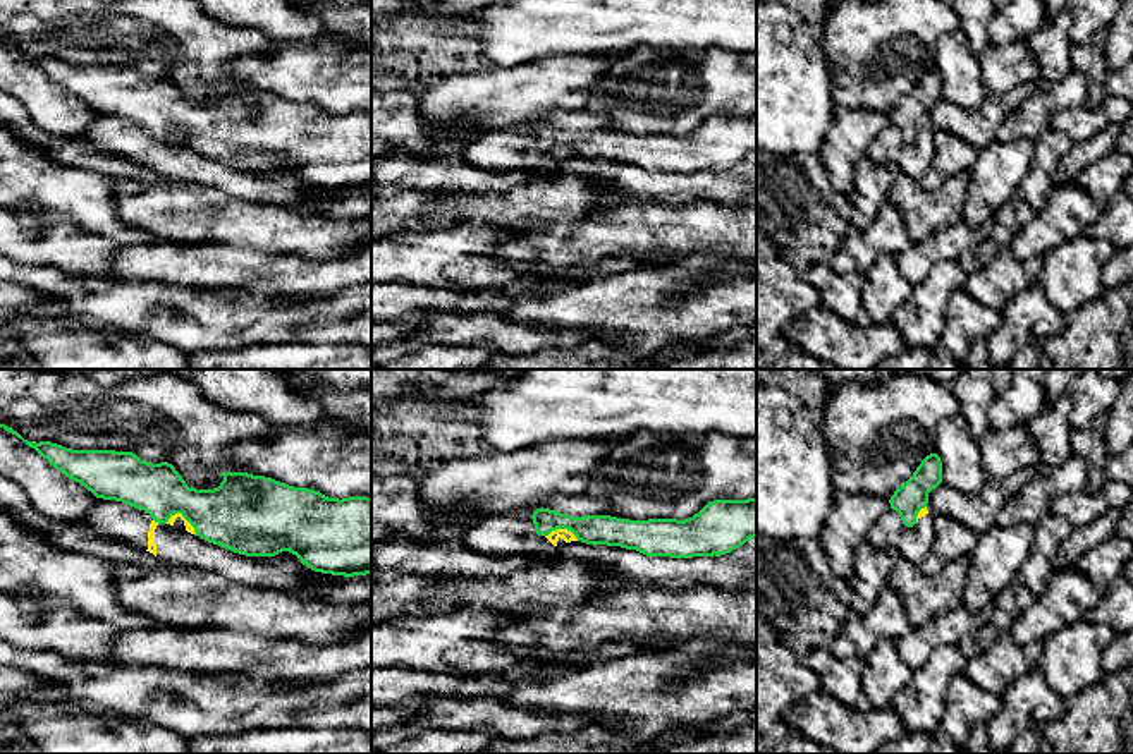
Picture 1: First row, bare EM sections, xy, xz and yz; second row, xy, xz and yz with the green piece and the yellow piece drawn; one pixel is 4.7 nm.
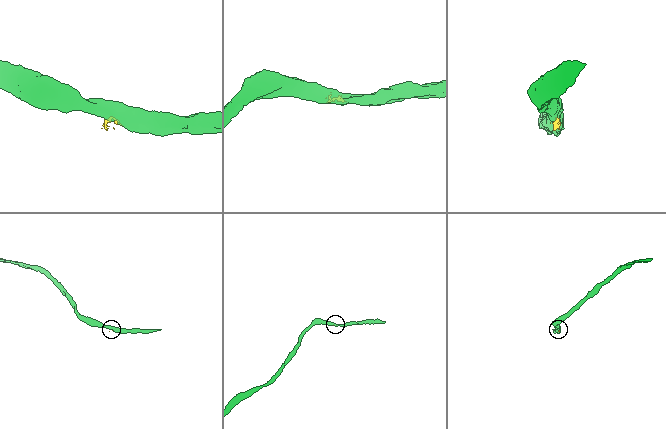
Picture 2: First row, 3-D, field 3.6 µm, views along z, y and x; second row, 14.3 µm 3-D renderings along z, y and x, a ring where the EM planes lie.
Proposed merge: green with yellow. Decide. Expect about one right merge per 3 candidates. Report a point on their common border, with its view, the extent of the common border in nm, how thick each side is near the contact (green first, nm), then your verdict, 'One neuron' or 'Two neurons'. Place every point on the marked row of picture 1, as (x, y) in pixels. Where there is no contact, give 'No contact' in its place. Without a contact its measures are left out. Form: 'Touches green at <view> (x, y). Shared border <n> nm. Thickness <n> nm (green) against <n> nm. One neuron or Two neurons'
Touches green at xy (183, 516). Shared border 160 nm. Thickness 320 nm (green) against 40 nm. Two neurons

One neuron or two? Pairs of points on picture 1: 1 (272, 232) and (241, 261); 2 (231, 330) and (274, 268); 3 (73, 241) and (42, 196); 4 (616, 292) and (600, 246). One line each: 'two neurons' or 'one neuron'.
1: two neurons
2: two neurons
3: two neurons
4: two neurons

